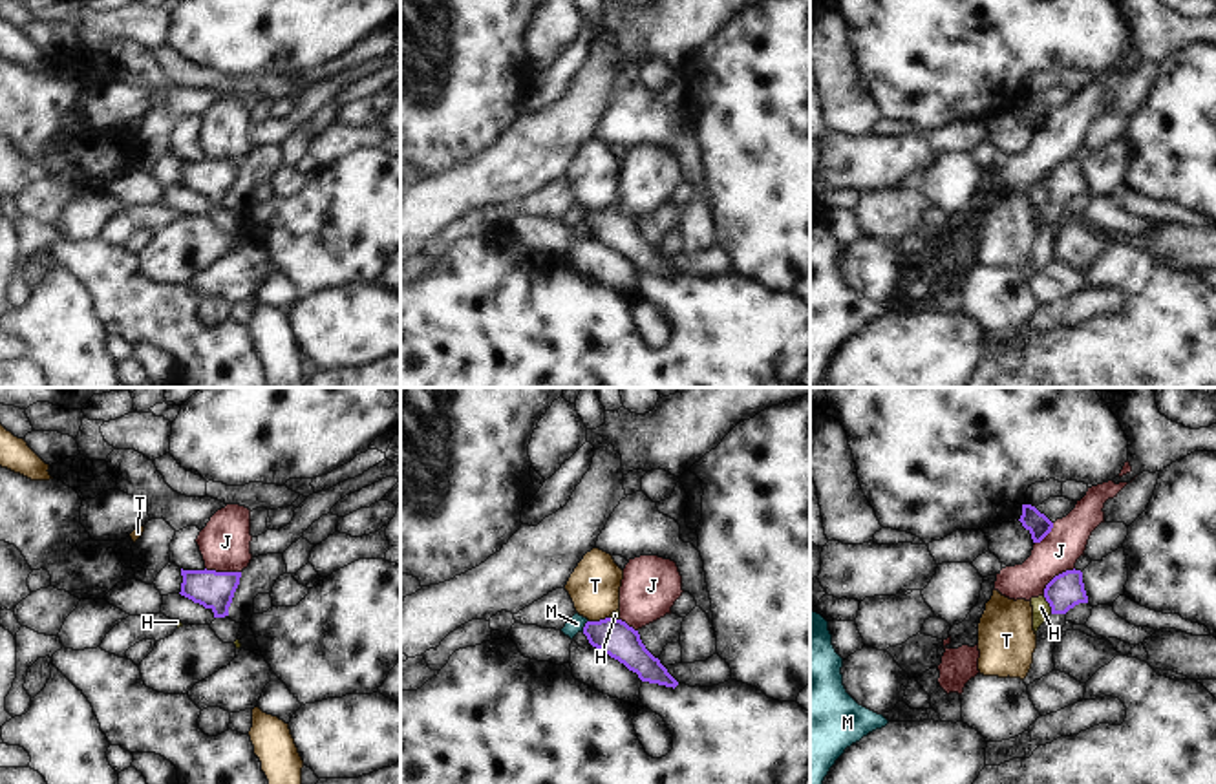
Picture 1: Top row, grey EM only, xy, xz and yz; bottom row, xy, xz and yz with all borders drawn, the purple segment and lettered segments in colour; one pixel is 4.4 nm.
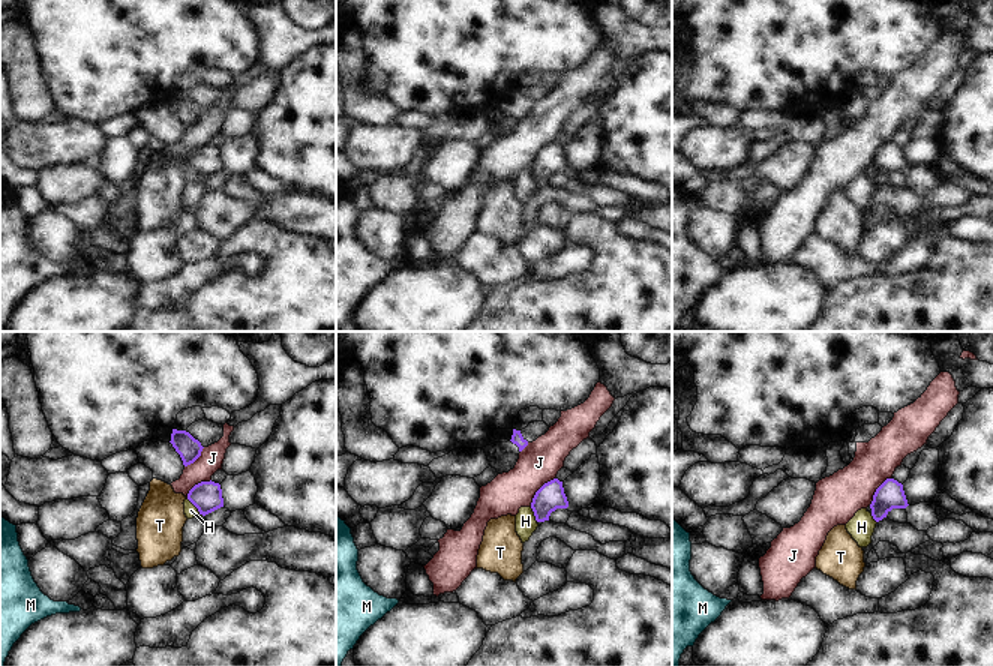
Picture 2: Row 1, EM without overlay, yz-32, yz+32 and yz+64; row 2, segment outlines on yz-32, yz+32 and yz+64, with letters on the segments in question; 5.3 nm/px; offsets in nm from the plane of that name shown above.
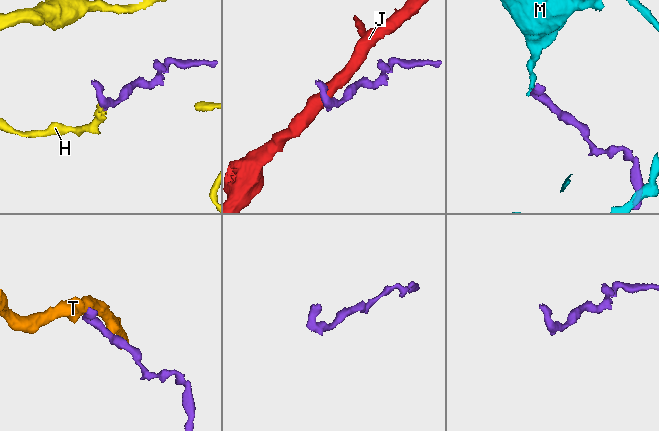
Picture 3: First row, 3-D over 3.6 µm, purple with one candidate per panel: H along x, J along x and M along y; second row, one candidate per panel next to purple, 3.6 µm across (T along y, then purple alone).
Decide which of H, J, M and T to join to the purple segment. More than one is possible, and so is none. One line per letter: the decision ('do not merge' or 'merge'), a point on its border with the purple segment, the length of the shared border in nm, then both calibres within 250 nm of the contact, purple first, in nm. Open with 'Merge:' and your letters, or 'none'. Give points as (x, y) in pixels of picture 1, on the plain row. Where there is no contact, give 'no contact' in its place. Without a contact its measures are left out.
Merge: none
H: do not merge | yz (1050, 196) | 90 nm | 160/80 nm
J: do not merge | yz (1056, 167) | 190 nm | 160/180 nm
M: do not merge | xz (586, 216) | 60 nm | 160/70 nm
T: do not merge | xz (600, 211) | 90 nm | 160/220 nm

